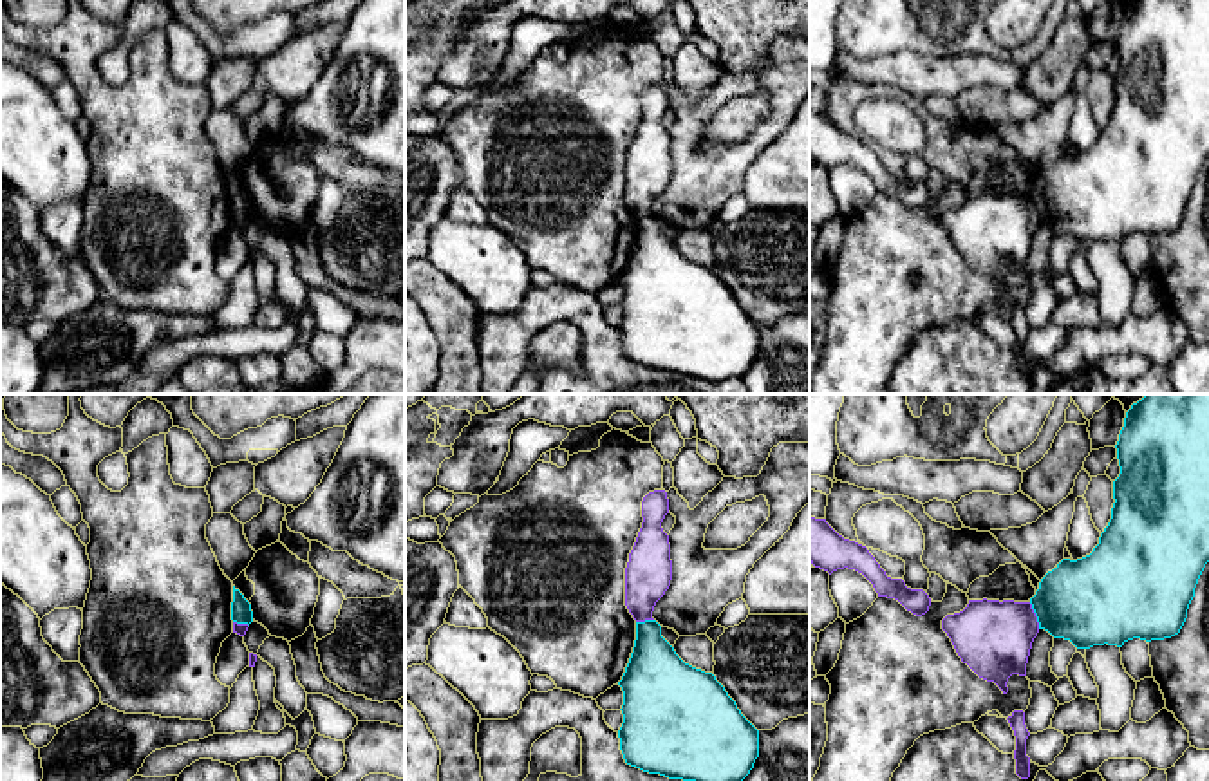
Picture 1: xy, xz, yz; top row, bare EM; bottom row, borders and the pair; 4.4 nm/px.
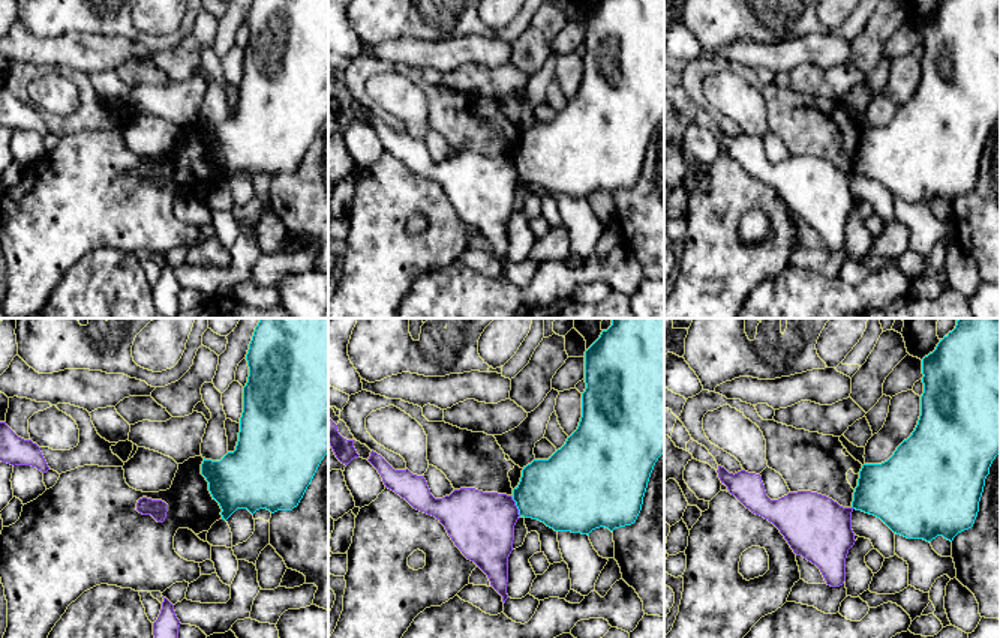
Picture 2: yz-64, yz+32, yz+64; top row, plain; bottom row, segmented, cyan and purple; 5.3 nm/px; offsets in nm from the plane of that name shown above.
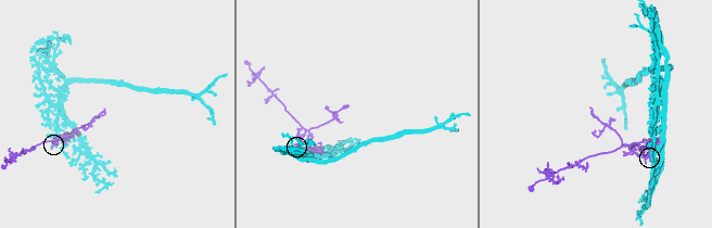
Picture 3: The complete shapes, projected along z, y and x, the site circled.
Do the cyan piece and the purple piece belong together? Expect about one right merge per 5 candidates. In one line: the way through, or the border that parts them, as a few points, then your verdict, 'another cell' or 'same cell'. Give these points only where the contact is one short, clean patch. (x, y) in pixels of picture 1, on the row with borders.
border along yz (1029, 602), (1040, 628); another cell

